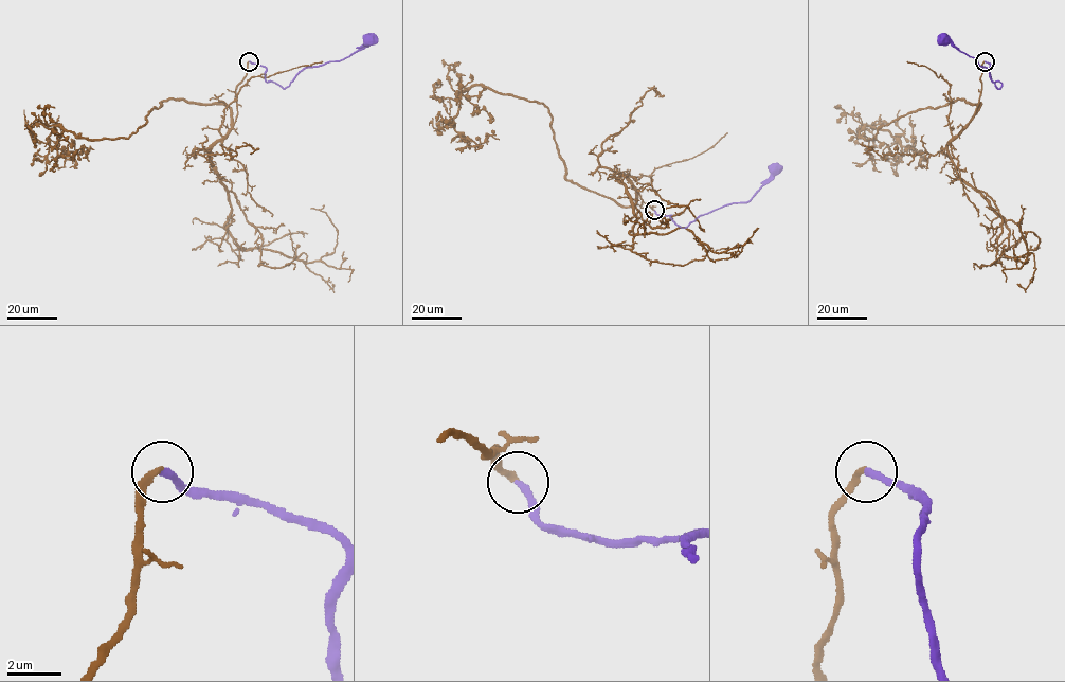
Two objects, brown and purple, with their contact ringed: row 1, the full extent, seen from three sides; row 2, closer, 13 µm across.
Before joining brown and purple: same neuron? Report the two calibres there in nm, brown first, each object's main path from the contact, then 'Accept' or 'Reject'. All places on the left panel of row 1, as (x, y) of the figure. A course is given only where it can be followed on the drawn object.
Thickness 200 nm (brown) against 240 nm. Course of brown: (249, 61), (234, 123), (220, 104), (166, 99), (127, 138), (56, 126), (49, 137), (68, 153), (94, 149). Course of purple: (249, 61), (266, 69), (267, 82), (284, 88), (305, 68), (343, 59), (368, 39). Accept

